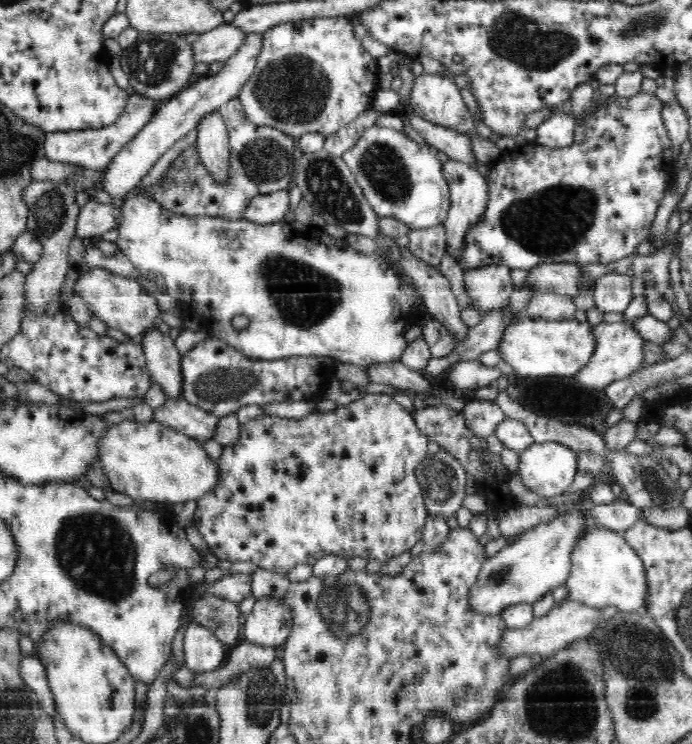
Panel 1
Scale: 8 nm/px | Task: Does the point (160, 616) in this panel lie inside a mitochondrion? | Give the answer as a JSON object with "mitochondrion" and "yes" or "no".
{"mitochondrion":"no"}

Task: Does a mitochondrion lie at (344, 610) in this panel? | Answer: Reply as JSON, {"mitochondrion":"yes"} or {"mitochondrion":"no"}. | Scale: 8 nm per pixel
{"mitochondrion":"yes"}

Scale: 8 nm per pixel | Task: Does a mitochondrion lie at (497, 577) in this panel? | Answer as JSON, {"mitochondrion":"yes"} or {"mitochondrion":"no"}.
{"mitochondrion":"yes"}

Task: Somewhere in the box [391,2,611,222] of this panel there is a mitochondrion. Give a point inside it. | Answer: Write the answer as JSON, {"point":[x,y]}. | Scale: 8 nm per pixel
{"point":[523,39]}

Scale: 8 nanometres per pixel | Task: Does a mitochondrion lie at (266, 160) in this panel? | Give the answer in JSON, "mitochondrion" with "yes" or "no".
{"mitochondrion":"yes"}

